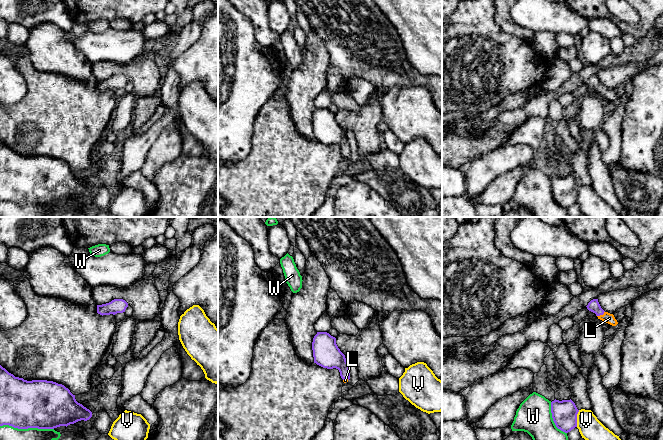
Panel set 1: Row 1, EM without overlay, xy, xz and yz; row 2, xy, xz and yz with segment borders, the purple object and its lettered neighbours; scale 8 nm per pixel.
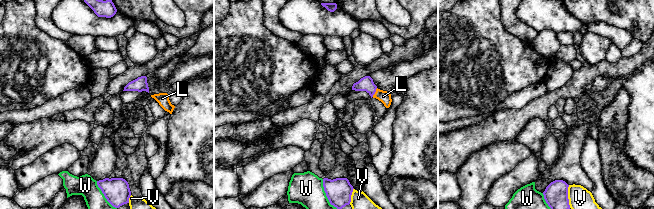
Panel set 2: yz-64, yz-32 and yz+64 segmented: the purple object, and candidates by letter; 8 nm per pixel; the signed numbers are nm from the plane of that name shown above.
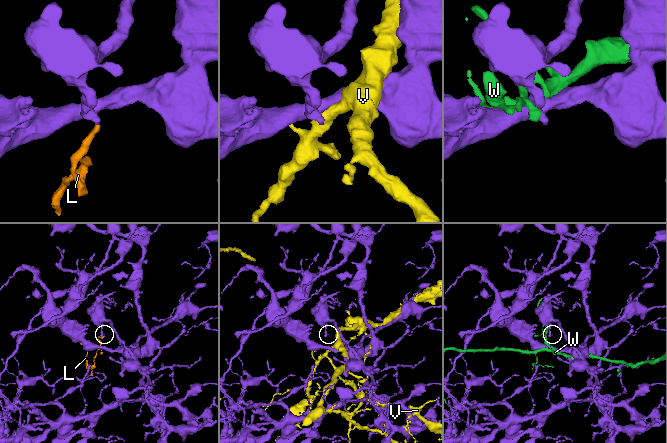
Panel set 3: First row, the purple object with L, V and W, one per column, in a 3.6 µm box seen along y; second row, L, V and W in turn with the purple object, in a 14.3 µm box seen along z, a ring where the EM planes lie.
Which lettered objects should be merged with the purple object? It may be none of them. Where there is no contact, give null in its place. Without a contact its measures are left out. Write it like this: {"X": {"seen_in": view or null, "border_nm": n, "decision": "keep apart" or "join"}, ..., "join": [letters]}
{"L": {"seen_in": "yz", "border_nm": 80, "decision": "join"}, "V": {"seen_in": "yz", "border_nm": 140, "decision": "keep apart"}, "W": {"seen_in": "yz", "border_nm": 280, "decision": "keep apart"}, "join": ["L"]}

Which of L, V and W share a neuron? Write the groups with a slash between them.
L / V / W

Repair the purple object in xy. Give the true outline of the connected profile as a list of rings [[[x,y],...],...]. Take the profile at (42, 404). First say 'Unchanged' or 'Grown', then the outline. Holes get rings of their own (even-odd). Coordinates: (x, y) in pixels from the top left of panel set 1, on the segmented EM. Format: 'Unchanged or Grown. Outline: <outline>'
Unchanged. Outline: [[[0,365],[0,426],[9,425],[18,429],[54,429],[78,421],[87,421],[92,412],[78,403],[68,388],[47,380],[27,381],[15,377]]]

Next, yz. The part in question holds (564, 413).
Unchanged. Outline: [[[554,400],[551,402],[553,421],[558,429],[568,433],[577,427],[577,409],[575,403],[570,400]]]

